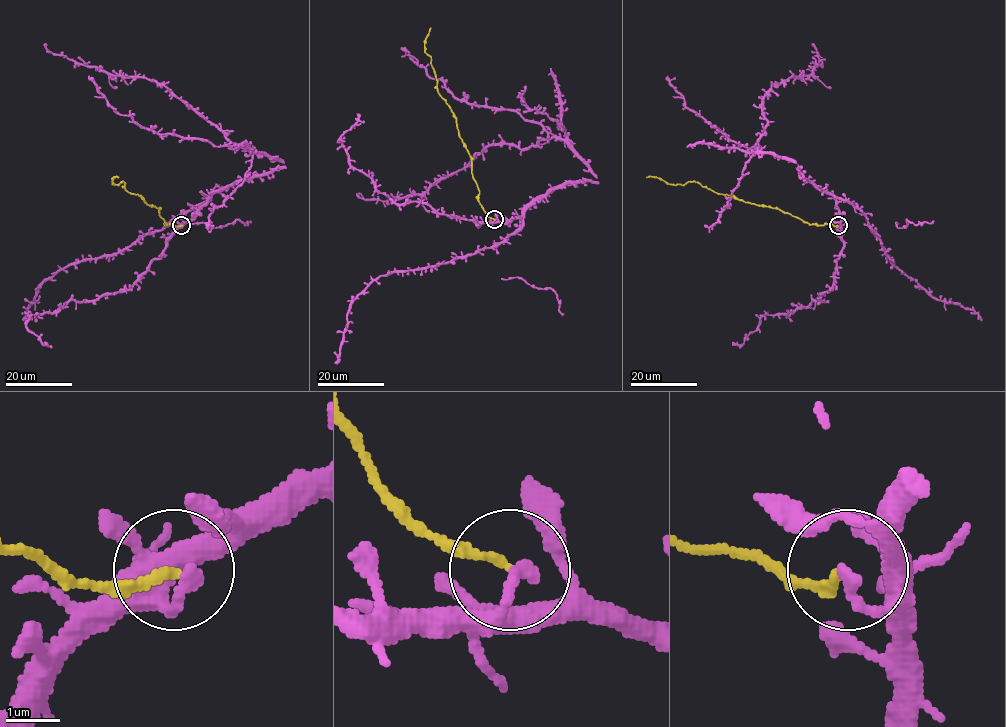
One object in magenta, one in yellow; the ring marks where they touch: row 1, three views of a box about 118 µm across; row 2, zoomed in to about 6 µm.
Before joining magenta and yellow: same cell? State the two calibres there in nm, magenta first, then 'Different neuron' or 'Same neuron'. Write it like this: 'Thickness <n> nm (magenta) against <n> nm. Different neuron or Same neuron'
Thickness 240 nm (magenta) against 170 nm. Different neuron

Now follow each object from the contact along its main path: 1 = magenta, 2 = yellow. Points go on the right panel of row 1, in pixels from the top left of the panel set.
1: (838, 225), (832, 195), (795, 163), (756, 148), (767, 122), (762, 97), (812, 72), (811, 44)
2: (838, 225), (809, 224), (778, 209), (719, 194), (694, 181), (682, 185), (647, 177)

